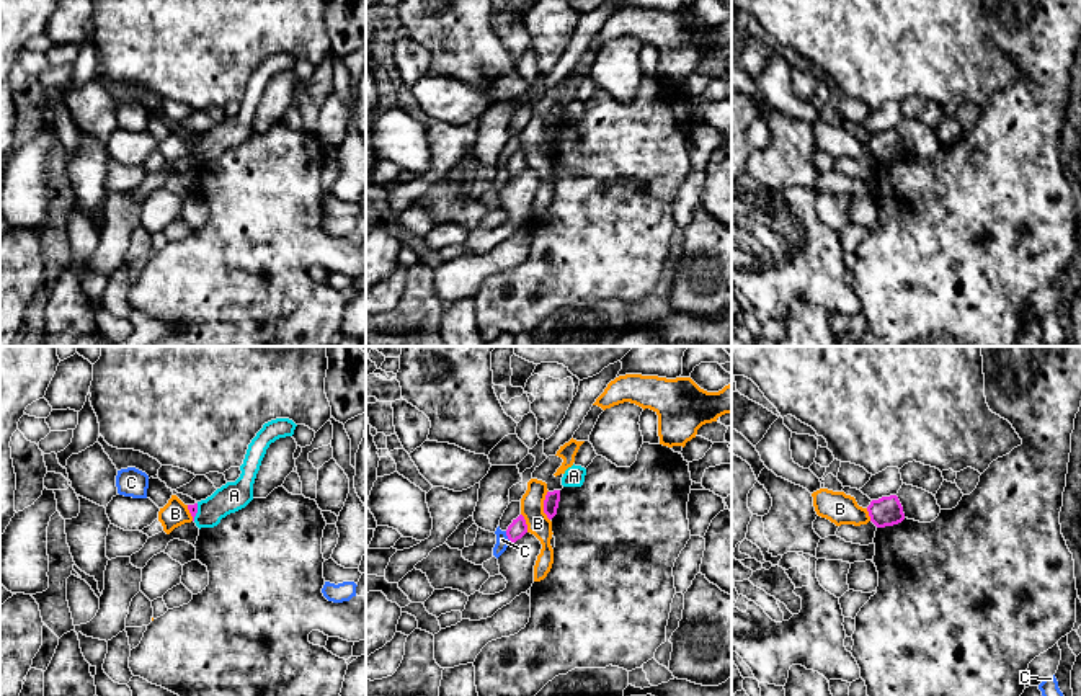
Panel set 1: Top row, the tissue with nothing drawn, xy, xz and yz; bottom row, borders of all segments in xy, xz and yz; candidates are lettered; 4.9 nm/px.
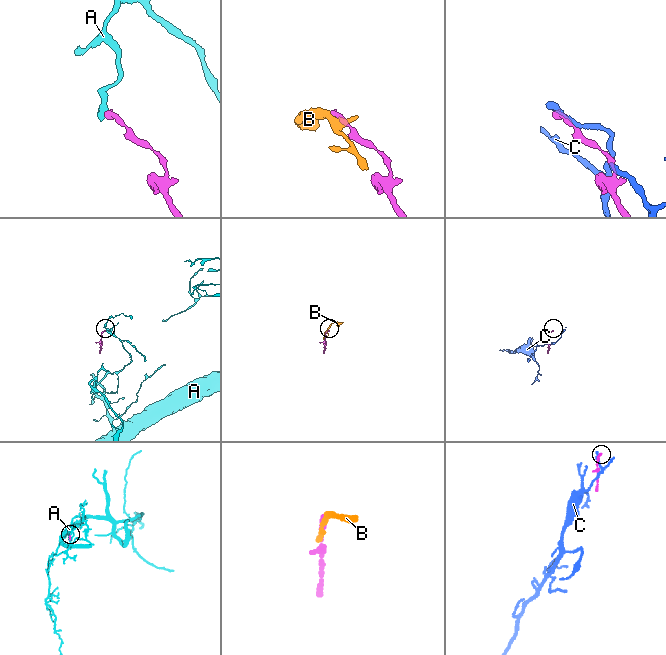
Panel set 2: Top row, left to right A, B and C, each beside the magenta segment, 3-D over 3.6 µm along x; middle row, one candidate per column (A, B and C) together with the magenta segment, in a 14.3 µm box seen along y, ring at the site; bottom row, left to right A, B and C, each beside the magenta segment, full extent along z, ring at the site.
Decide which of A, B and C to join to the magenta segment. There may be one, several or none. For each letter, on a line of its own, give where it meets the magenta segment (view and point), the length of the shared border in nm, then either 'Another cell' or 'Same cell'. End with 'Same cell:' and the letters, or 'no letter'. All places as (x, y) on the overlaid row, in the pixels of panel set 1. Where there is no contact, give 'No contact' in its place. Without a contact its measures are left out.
A: Touches magenta at xy (196, 512). Shared border 90 nm. Same cell
B: Touches magenta at xz (544, 505). Shared border 150 nm. Another cell
C: Touches magenta at xz (508, 538). Shared border 70 nm. Another cell
Same cell: A

